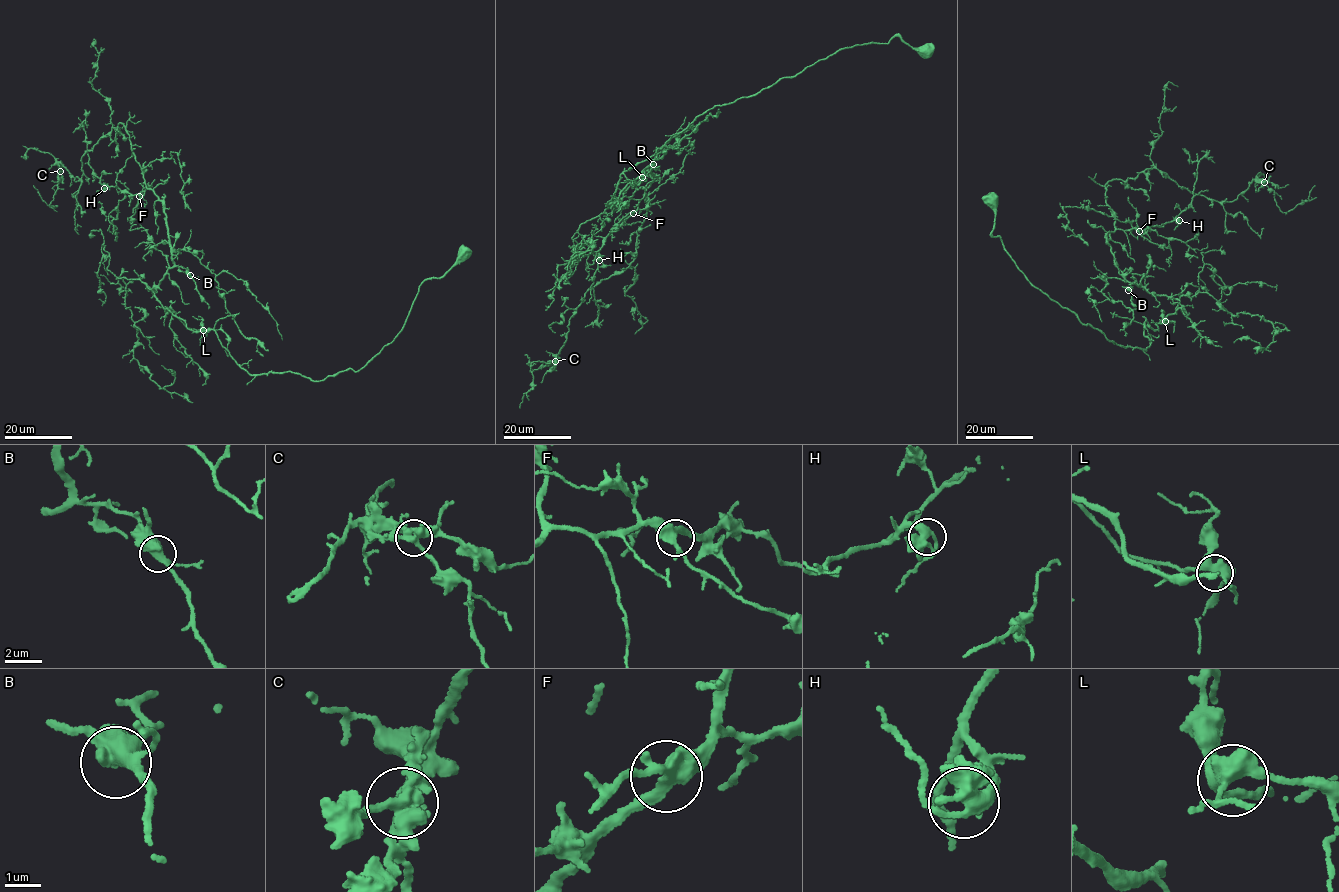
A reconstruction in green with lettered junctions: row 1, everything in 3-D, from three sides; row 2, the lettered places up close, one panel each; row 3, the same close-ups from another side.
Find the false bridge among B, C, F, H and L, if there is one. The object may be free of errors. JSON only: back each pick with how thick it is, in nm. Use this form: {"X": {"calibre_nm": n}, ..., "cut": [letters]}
{"cut": []}

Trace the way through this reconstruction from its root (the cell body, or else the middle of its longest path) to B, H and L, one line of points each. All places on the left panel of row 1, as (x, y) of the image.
B: (462, 252), (391, 343), (319, 381), (251, 375), (189, 330), (152, 289), (190, 275)
H: (462, 252), (360, 369), (251, 375), (154, 295), (174, 264), (162, 201), (104, 188)
L: (462, 252), (421, 283), (400, 331), (356, 371), (251, 375), (214, 330), (176, 316), (203, 330)

